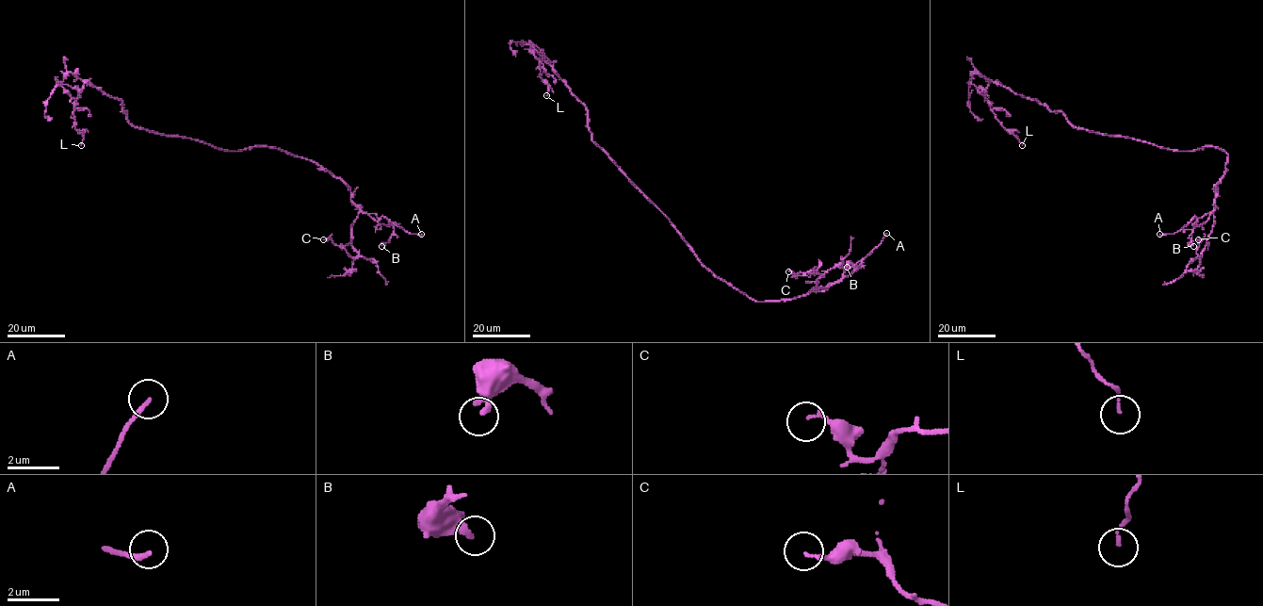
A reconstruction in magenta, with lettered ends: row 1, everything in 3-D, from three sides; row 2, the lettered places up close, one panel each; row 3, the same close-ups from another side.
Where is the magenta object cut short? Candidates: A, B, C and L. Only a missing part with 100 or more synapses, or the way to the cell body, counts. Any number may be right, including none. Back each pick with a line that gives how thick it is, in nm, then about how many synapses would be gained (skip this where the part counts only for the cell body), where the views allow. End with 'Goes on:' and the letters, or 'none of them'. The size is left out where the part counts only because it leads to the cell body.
A: Thickness 160 nm
Goes on: A

